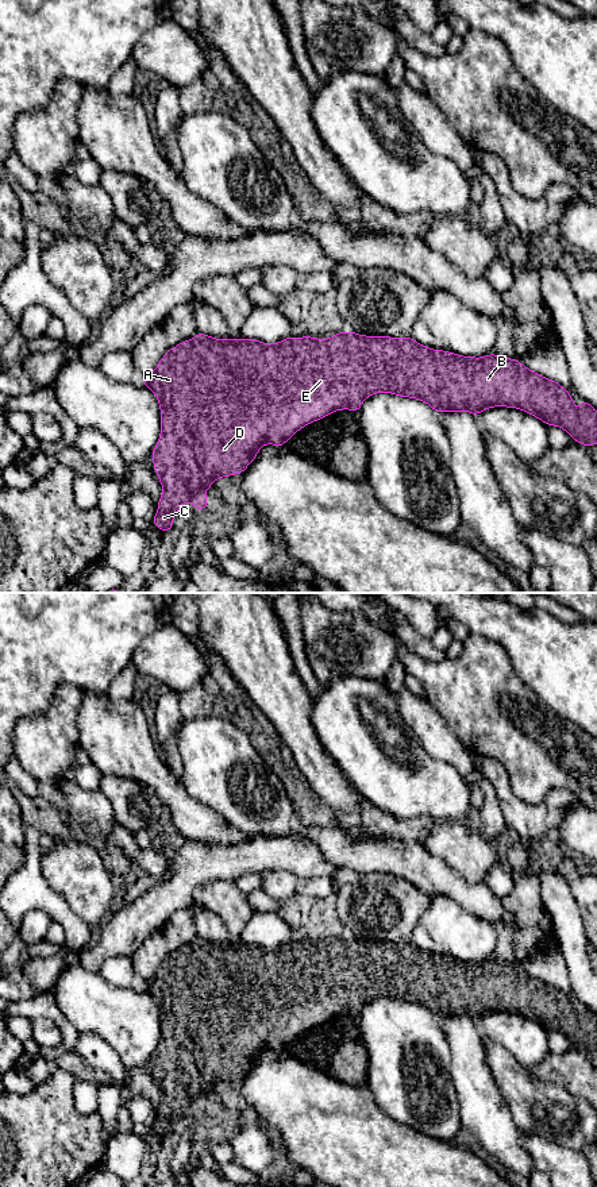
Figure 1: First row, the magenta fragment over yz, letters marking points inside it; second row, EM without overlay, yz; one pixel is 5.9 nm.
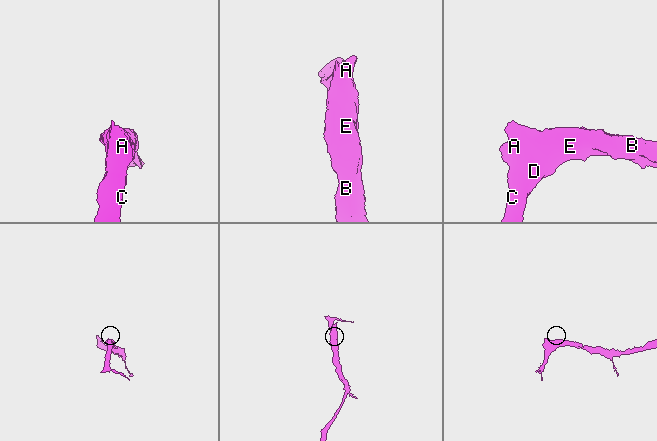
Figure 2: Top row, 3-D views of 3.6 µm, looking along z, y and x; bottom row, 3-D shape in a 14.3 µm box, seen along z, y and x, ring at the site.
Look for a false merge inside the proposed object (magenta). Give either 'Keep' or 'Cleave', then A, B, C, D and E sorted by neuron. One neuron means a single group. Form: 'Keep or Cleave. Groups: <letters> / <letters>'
Keep. Groups: A B C D E

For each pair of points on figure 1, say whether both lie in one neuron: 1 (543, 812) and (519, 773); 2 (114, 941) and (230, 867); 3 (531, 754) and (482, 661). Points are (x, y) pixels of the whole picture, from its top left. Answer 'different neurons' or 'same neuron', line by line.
1: different neurons
2: same neuron
3: same neuron

